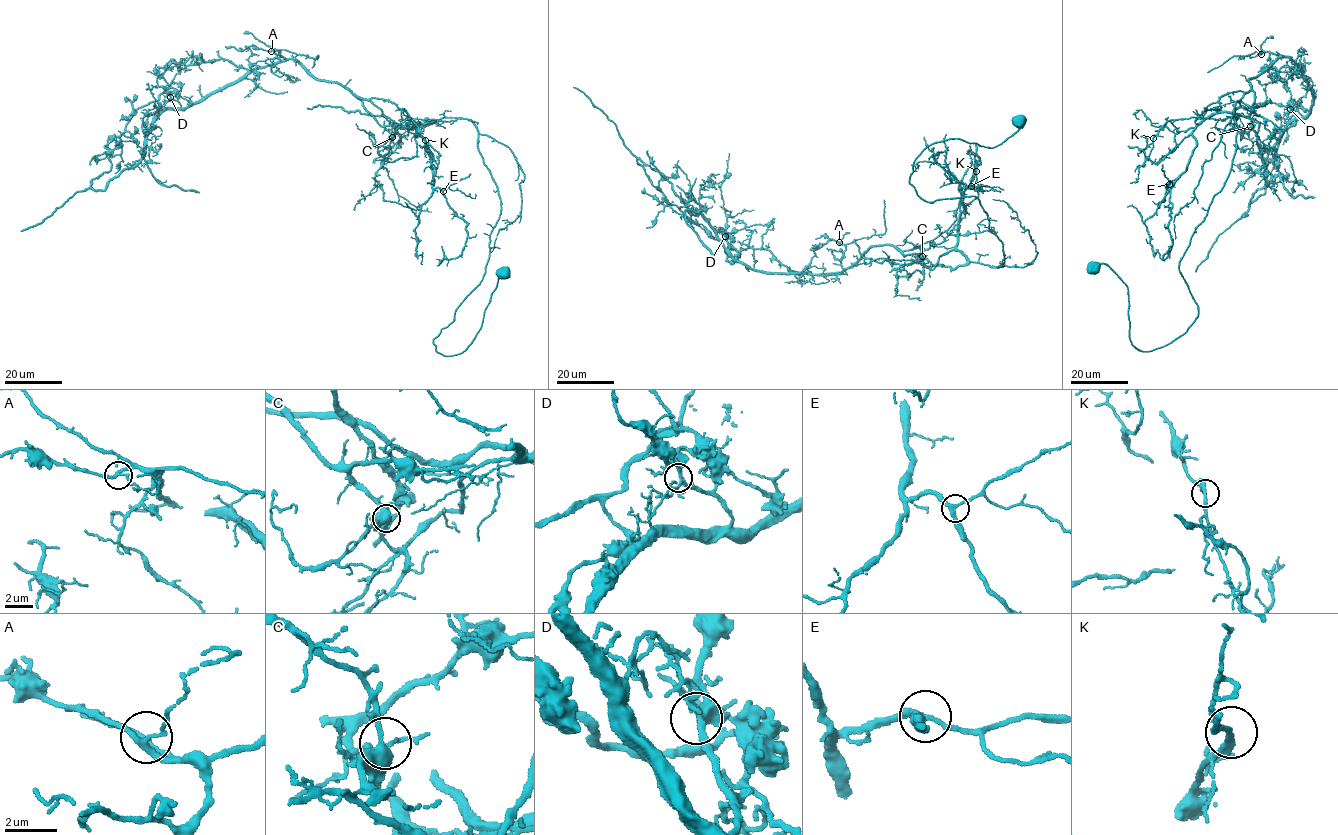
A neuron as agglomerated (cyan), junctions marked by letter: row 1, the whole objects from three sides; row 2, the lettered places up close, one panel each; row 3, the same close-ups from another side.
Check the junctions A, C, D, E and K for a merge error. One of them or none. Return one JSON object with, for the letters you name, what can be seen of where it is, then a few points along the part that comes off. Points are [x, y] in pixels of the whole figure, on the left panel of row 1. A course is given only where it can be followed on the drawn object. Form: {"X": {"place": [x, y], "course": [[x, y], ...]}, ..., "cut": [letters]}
{"K": {"place": [425, 140], "course": [[425, 140], [436, 169], [416, 123], [468, 119], [501, 208], [484, 275], [435, 350], [462, 353], [504, 274]]}, "cut": ["K"]}

